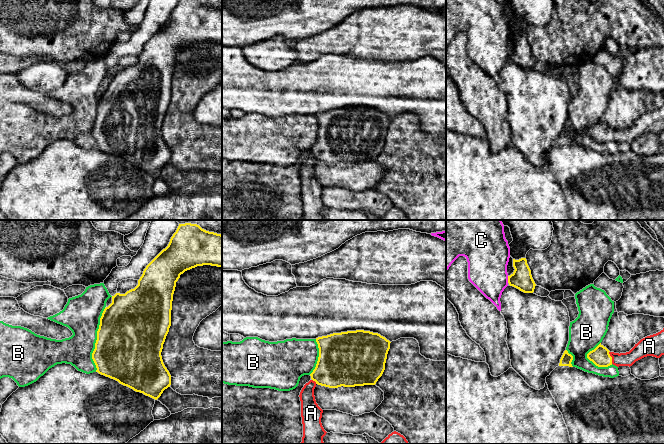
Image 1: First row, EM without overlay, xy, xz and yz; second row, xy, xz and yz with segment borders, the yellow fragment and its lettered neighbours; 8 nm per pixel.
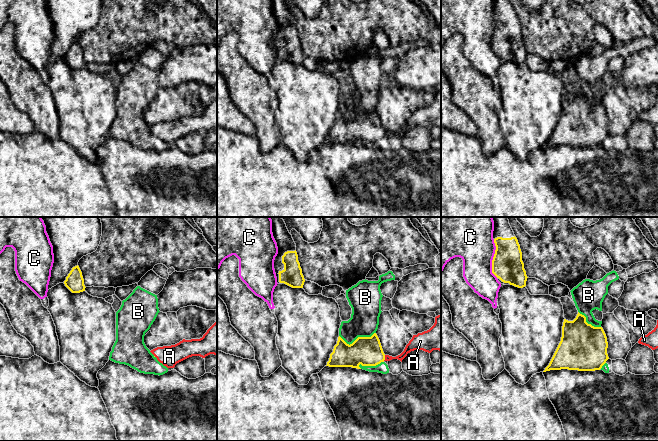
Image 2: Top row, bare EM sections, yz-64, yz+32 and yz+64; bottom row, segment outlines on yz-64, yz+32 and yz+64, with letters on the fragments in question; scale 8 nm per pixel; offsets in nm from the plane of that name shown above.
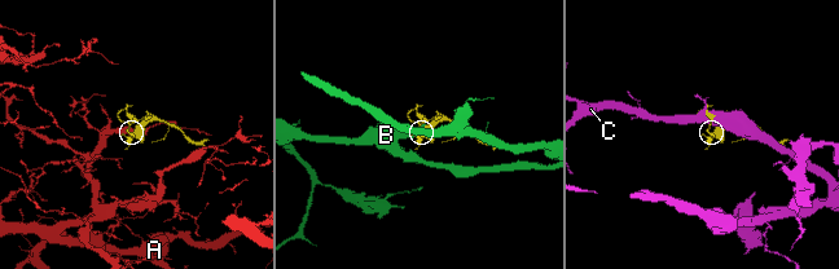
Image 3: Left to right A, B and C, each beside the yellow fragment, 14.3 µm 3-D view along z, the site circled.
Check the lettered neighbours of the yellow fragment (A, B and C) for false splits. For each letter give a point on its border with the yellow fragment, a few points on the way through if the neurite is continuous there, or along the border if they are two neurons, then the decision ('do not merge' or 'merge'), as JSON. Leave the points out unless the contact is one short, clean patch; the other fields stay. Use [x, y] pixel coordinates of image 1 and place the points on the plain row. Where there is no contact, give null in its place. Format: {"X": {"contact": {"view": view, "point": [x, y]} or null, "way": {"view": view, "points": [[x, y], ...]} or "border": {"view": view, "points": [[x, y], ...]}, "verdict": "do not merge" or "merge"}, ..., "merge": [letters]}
{"A": {"contact": {"view": "yz", "point": [611, 133]}, "way": {"view": "yz", "points": [[600, 132], [611, 133], [630, 134], [641, 125]]}, "verdict": "merge"}, "B": {"contact": {"view": "xy", "point": [96, 116]}, "verdict": "do not merge"}, "C": {"contact": {"view": "yz", "point": [508, 55]}, "verdict": "do not merge"}, "merge": ["A"]}

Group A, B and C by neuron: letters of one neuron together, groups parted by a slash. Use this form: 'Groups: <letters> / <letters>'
Groups: A / B / C

